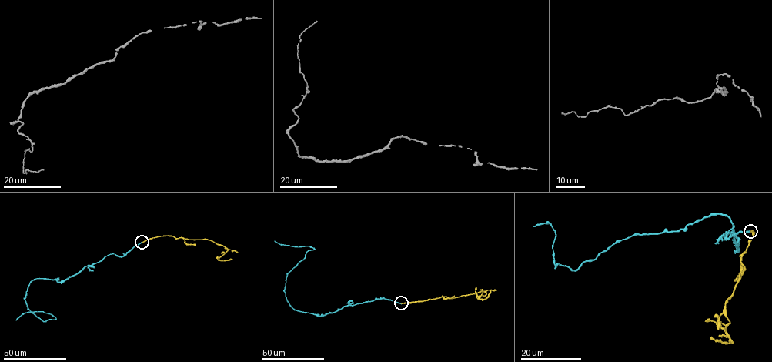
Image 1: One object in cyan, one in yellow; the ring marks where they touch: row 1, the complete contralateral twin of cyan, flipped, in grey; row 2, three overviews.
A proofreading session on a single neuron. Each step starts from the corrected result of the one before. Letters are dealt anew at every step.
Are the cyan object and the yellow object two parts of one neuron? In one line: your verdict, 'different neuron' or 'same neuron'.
different neuron

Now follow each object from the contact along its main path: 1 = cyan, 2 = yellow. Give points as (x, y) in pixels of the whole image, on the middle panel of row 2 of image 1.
1: (401, 303), (377, 299), (322, 316), (295, 310), (285, 298), (287, 273), (314, 249), (274, 241)
2: (401, 303), (442, 296), (453, 298), (480, 292), (485, 292), (485, 296), (476, 296), (484, 299), (490, 289)

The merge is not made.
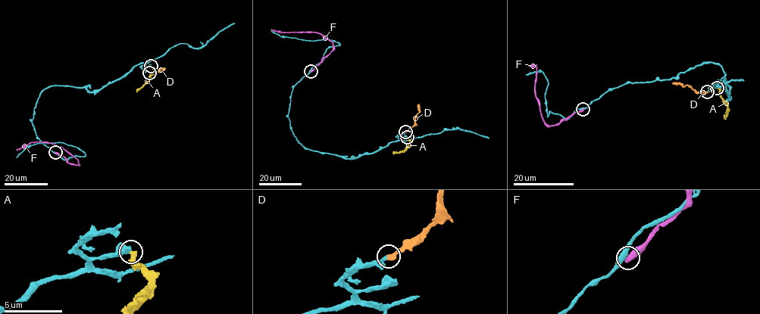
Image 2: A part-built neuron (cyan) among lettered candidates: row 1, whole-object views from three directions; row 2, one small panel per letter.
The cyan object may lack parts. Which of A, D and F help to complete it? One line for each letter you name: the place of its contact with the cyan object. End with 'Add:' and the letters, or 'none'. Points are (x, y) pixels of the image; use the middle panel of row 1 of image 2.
D: (405, 132)
Add: D

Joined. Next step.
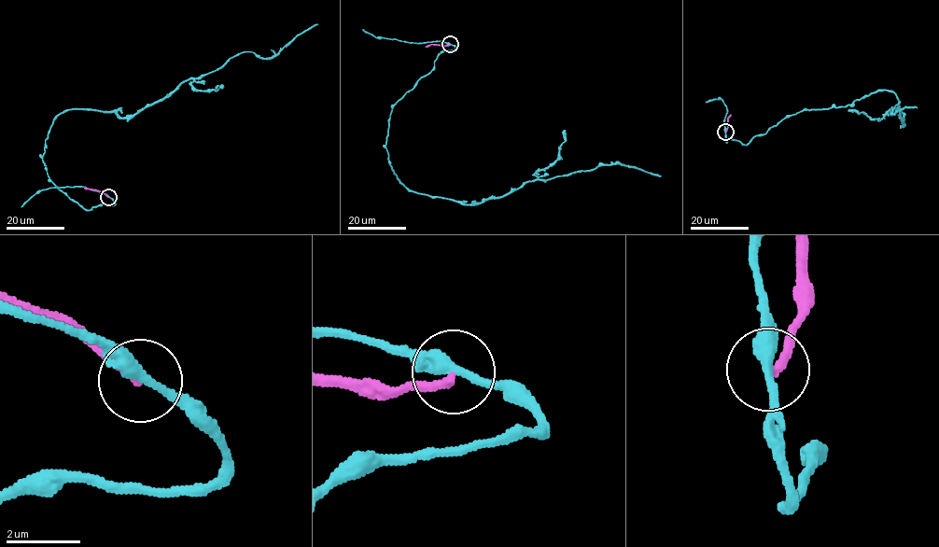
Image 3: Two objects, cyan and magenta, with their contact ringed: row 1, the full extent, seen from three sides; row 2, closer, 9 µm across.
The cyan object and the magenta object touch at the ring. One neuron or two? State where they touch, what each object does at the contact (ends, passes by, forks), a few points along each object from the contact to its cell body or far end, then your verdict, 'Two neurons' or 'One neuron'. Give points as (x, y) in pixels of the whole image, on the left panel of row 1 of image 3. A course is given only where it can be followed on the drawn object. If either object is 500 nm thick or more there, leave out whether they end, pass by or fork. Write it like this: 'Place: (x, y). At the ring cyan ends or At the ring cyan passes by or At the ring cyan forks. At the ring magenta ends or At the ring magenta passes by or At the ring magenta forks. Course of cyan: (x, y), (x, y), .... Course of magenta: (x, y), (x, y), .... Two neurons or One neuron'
Place: (108, 197). At the ring cyan passes by. At the ring magenta ends. Course of cyan: (108, 197), (82, 208), (49, 178), (59, 115), (132, 117), (317, 23). Course of magenta: (108, 197), (84, 188). Two neurons

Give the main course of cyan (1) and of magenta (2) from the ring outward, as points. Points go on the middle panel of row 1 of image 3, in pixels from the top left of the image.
1: (450, 44), (456, 49), (441, 51), (388, 120), (388, 163), (408, 189), (476, 204), (603, 165), (661, 175)
2: (450, 44), (425, 47)

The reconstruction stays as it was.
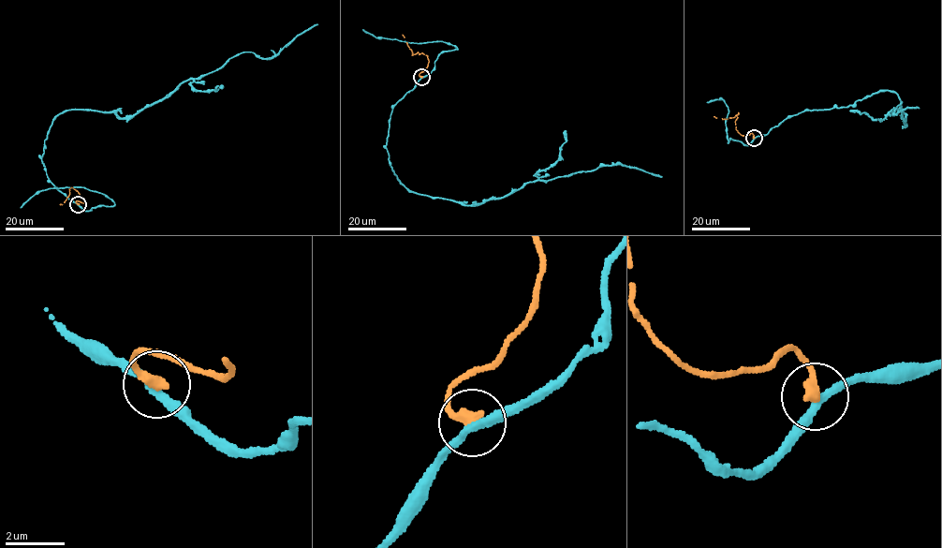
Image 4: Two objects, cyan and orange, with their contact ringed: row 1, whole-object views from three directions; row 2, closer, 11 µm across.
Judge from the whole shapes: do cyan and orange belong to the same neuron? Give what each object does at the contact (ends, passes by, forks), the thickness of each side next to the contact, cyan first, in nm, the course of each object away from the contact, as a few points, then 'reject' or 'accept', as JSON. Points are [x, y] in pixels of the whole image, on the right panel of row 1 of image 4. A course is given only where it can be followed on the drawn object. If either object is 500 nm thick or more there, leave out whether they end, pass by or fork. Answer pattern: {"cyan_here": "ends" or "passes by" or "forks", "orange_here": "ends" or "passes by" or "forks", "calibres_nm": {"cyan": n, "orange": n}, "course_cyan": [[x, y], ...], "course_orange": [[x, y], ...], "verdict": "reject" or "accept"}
{"cyan_here": "passes by", "orange_here": "ends", "calibres_nm": {"cyan": 280, "orange": 400}, "course_cyan": [[754, 137], [806, 110], [851, 106], [882, 91], [898, 96], [905, 127], [901, 101], [894, 111], [919, 108]], "course_orange": [[754, 138], [752, 133], [744, 135], [738, 132], [735, 121], [738, 113], [726, 119], [713, 116]], "verdict": "reject"}

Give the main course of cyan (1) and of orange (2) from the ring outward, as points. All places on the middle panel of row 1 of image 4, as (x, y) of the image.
1: (420, 77), (392, 108), (386, 146), (393, 174), (410, 190), (477, 205), (526, 184), (604, 166), (662, 176)
2: (421, 77), (419, 74), (427, 66), (426, 55), (422, 52), (412, 54), (402, 35)

